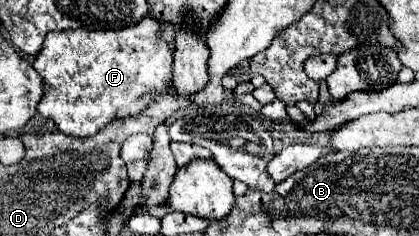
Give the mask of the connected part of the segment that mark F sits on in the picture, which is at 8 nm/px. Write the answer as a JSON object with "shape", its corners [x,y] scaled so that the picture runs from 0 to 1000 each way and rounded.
{"shape":[[[341,72],[332,97],[298,123],[260,123],[260,131],[141,131],[117,140],[103,174],[98,216],[84,242],[79,284],[103,326],[107,394],[88,445],[93,479],[107,504],[131,513],[136,547],[169,581],[212,581],[241,555],[260,513],[322,487],[360,436],[370,403],[399,377],[399,343],[408,335],[413,292],[413,106],[384,97],[370,72]]]}

